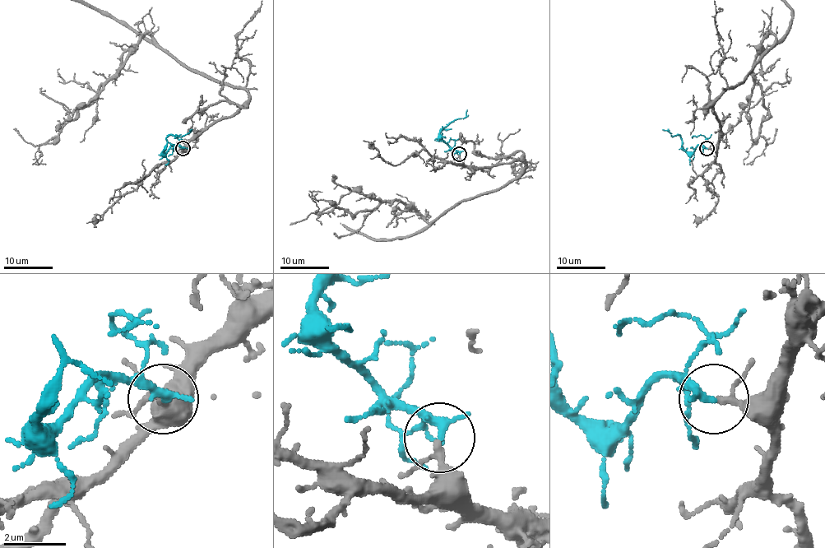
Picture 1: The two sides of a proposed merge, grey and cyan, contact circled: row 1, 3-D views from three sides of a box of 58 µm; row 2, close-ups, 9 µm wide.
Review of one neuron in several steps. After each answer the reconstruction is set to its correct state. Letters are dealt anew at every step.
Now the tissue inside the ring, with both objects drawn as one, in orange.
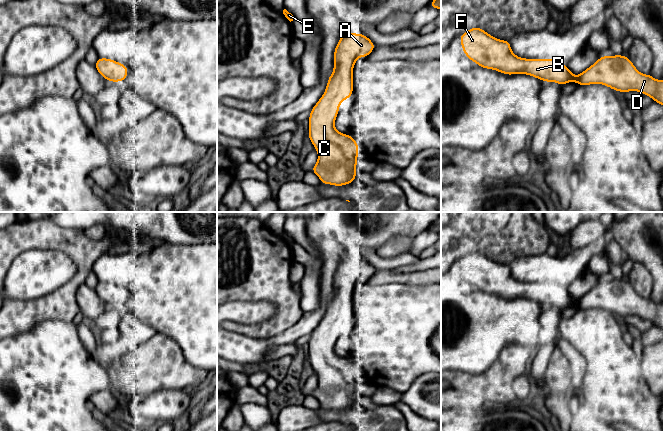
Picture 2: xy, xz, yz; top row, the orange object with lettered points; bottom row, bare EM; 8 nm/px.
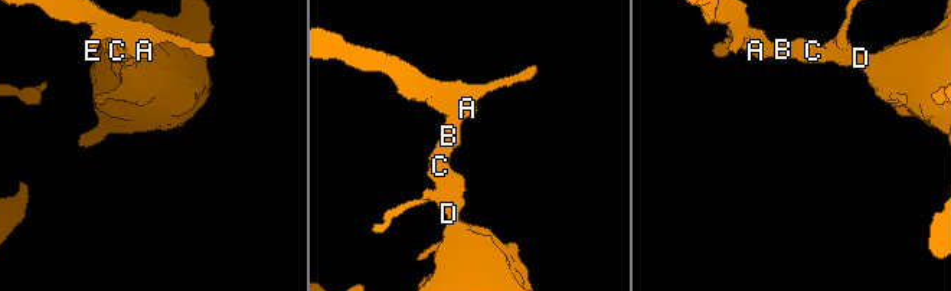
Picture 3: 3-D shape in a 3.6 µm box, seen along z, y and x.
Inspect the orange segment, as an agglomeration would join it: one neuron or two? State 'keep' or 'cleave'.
keep

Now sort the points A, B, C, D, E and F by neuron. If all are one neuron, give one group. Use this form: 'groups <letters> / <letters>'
groups A B C D E F

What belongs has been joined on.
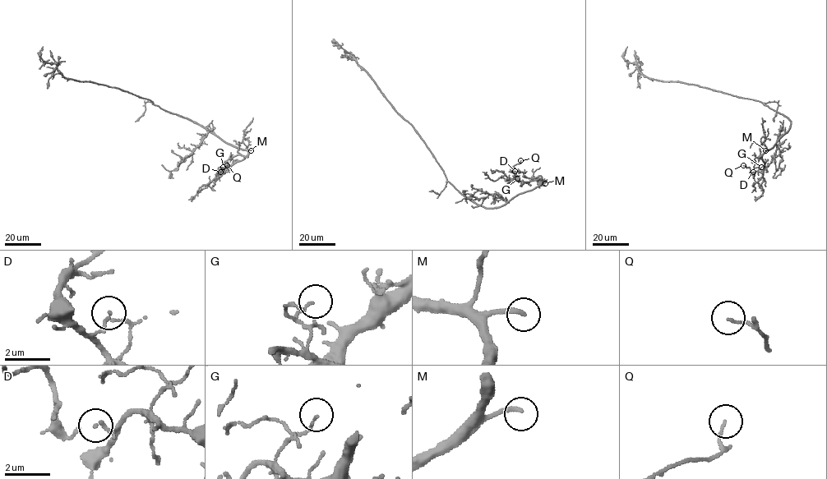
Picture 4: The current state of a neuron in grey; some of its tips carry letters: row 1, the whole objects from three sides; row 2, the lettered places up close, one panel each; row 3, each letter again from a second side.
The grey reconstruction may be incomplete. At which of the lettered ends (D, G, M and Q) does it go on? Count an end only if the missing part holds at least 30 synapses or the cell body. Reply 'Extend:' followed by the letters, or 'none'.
Extend: M

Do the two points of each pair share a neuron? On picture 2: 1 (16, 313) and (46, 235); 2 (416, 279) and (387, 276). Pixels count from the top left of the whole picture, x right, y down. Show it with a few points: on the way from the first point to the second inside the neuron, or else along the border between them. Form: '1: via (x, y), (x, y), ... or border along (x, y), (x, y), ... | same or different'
1: via (45, 308), (80, 277), (81, 259), (75, 253) | same
2: via (409, 278), (394, 277) | same

